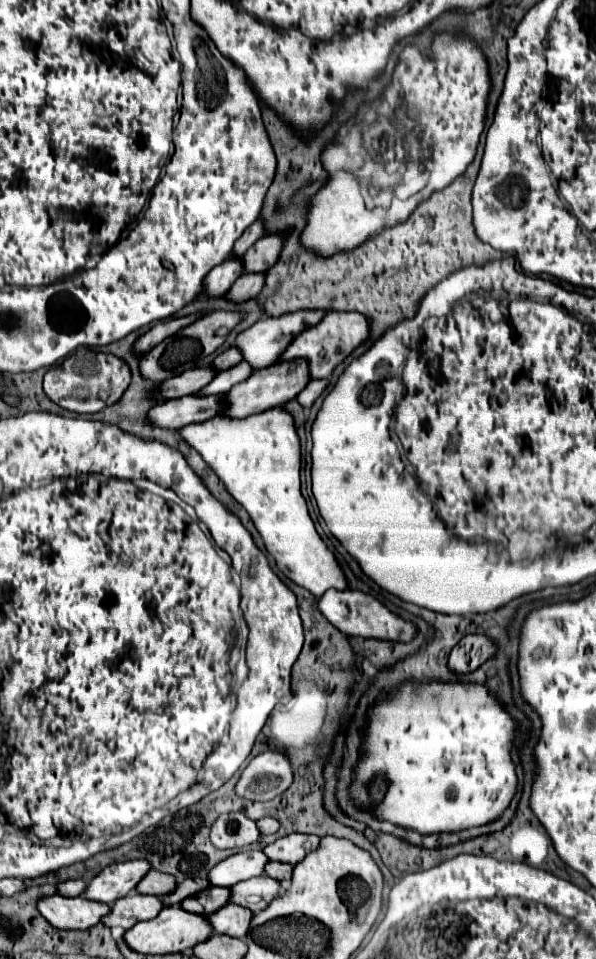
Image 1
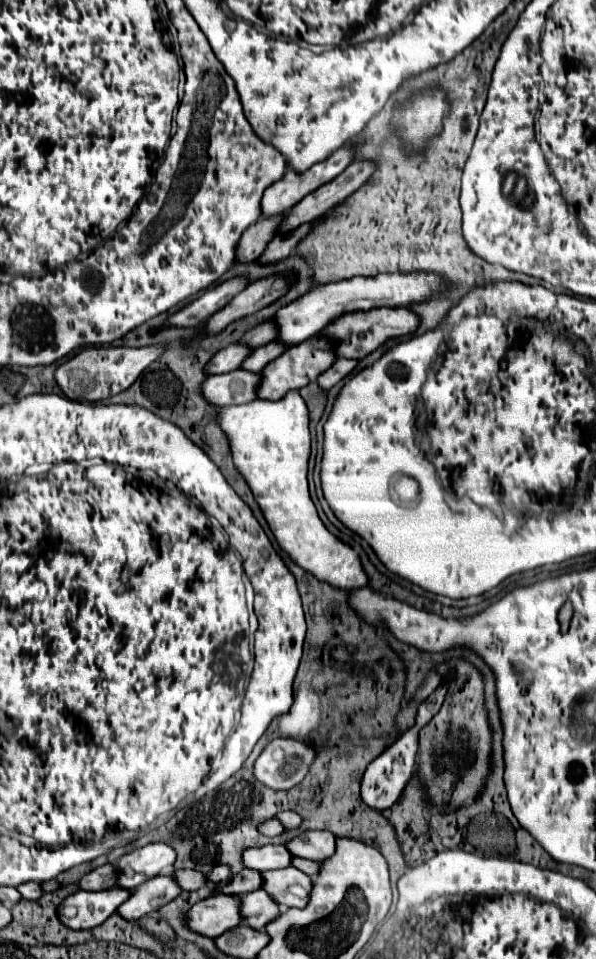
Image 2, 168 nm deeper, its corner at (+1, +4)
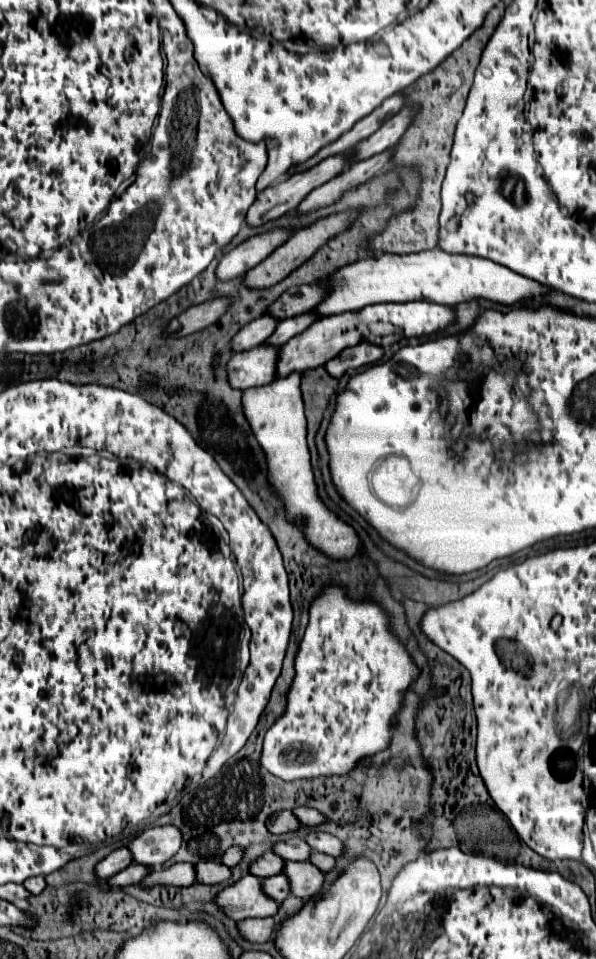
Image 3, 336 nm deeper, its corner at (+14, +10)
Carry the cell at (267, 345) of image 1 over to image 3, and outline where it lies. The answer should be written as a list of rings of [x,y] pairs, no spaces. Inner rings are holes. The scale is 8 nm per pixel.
[[[440,248],[426,250],[418,254],[378,254],[364,256],[356,260],[356,264],[346,264],[332,272],[332,280],[336,280],[336,288],[332,288],[332,296],[322,300],[312,312],[322,318],[340,312],[358,312],[364,306],[376,302],[414,302],[426,300],[436,304],[458,304],[472,298],[488,298],[502,304],[514,304],[524,296],[544,294],[548,288],[528,280],[516,272],[510,272],[506,266],[494,264],[486,258],[476,256],[458,256],[448,254]]]

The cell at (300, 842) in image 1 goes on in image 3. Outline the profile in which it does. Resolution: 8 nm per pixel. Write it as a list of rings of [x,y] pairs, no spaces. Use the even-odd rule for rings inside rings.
[[[312,830],[312,832],[306,834],[304,840],[316,852],[324,852],[324,854],[330,854],[330,856],[340,856],[340,852],[342,852],[342,842],[336,836],[328,834],[328,832]]]

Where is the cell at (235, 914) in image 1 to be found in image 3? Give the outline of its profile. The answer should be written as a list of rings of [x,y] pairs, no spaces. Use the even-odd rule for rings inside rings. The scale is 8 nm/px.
[[[282,874],[270,876],[264,880],[264,892],[268,892],[268,896],[272,896],[272,900],[276,900],[278,904],[282,904],[284,898],[288,898],[290,890],[288,890],[288,880]]]

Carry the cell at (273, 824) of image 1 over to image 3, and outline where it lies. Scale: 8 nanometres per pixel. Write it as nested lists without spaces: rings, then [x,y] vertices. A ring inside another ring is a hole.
[[[300,806],[300,808],[292,810],[292,812],[294,812],[294,816],[300,820],[300,824],[306,824],[306,826],[316,826],[316,824],[324,822],[324,816],[322,816],[318,810],[314,810],[314,808]]]

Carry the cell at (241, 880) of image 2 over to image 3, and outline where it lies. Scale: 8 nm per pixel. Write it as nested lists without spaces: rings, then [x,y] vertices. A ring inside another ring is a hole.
[[[266,852],[264,856],[256,858],[256,862],[250,864],[250,874],[268,878],[268,876],[276,876],[278,872],[282,872],[282,866],[284,866],[284,860],[280,856],[276,856],[274,852]]]

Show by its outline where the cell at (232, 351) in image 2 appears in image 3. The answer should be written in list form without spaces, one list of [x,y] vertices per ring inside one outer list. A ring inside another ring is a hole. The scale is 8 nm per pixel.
[[[266,314],[252,320],[250,324],[242,326],[242,330],[232,338],[230,348],[234,352],[244,352],[244,350],[260,346],[274,332],[276,324],[278,324],[278,320],[274,320],[272,316],[266,316]]]

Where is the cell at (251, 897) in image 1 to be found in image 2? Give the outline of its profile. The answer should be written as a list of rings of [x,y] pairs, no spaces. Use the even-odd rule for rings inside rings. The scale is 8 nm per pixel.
[[[295,866],[283,868],[283,870],[269,870],[265,874],[265,886],[263,890],[269,890],[281,906],[295,906],[295,908],[305,908],[309,898],[311,898],[311,888],[313,880],[297,870]]]

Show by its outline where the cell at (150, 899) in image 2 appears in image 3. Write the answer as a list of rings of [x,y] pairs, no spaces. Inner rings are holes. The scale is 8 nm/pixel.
[[[172,864],[170,868],[152,868],[146,880],[138,886],[152,888],[152,886],[190,886],[194,884],[194,864]]]

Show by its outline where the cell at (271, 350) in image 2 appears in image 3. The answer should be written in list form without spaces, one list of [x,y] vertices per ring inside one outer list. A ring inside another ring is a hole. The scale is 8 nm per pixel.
[[[312,312],[288,318],[288,320],[280,320],[280,324],[276,326],[276,330],[272,332],[272,336],[264,342],[266,346],[282,346],[284,342],[288,342],[292,336],[304,332],[312,322],[316,320],[316,316]]]

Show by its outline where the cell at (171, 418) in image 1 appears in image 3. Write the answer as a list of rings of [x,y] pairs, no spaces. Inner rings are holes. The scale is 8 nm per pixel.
[[[258,346],[246,352],[238,352],[228,362],[228,382],[236,390],[252,386],[264,386],[274,380],[278,350],[272,346]]]

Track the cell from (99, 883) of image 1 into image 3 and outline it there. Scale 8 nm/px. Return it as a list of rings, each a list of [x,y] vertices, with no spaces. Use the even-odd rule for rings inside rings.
[[[176,826],[148,828],[126,846],[132,852],[132,864],[148,864],[150,868],[162,866],[172,858],[182,844],[180,830]]]

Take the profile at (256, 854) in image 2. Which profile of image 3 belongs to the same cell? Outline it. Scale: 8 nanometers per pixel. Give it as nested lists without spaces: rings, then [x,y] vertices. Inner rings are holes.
[[[290,838],[284,842],[276,842],[272,846],[276,856],[284,856],[284,860],[308,860],[312,848],[302,838]]]

